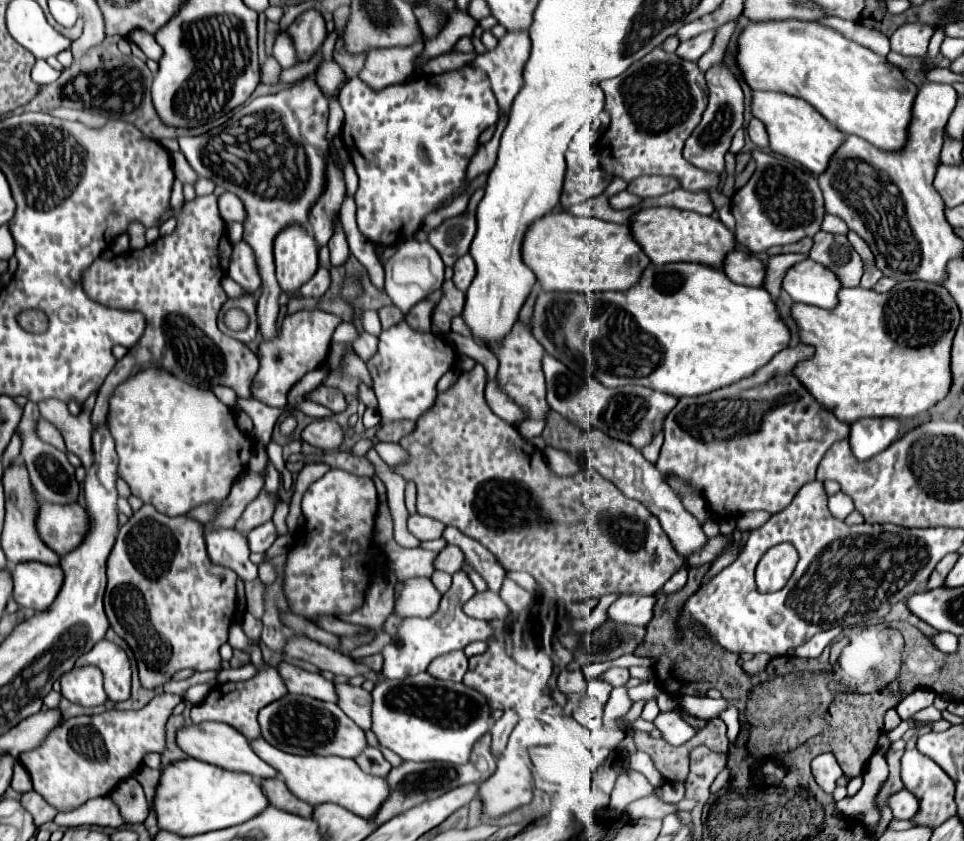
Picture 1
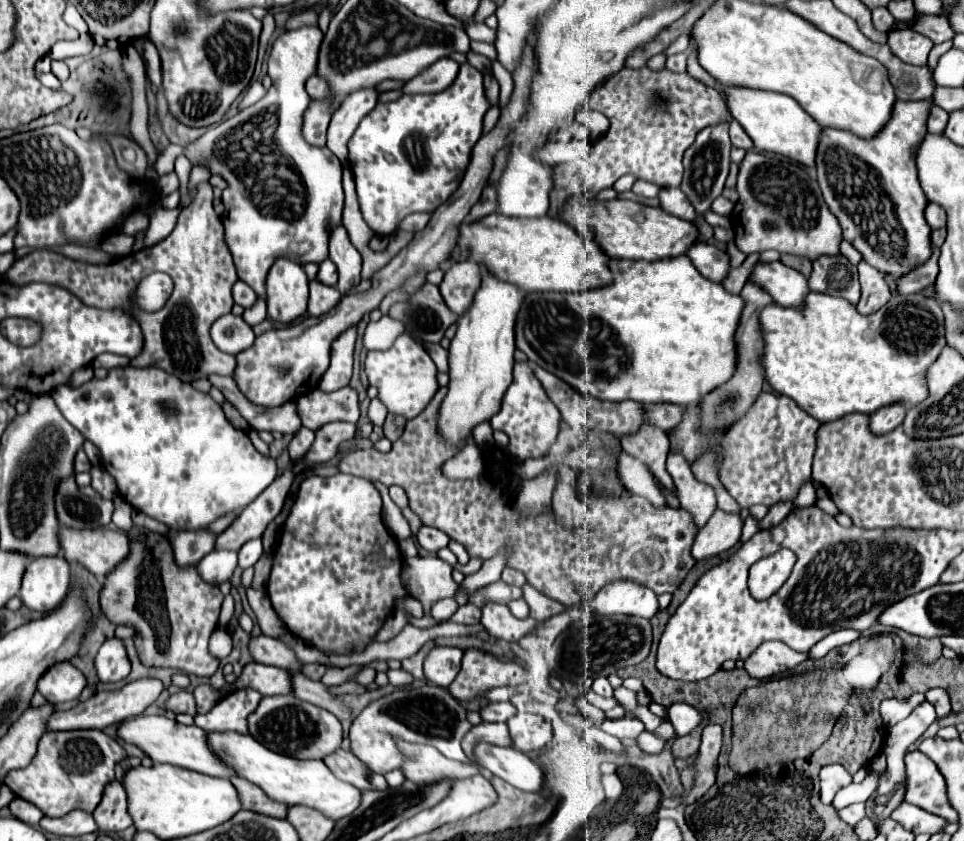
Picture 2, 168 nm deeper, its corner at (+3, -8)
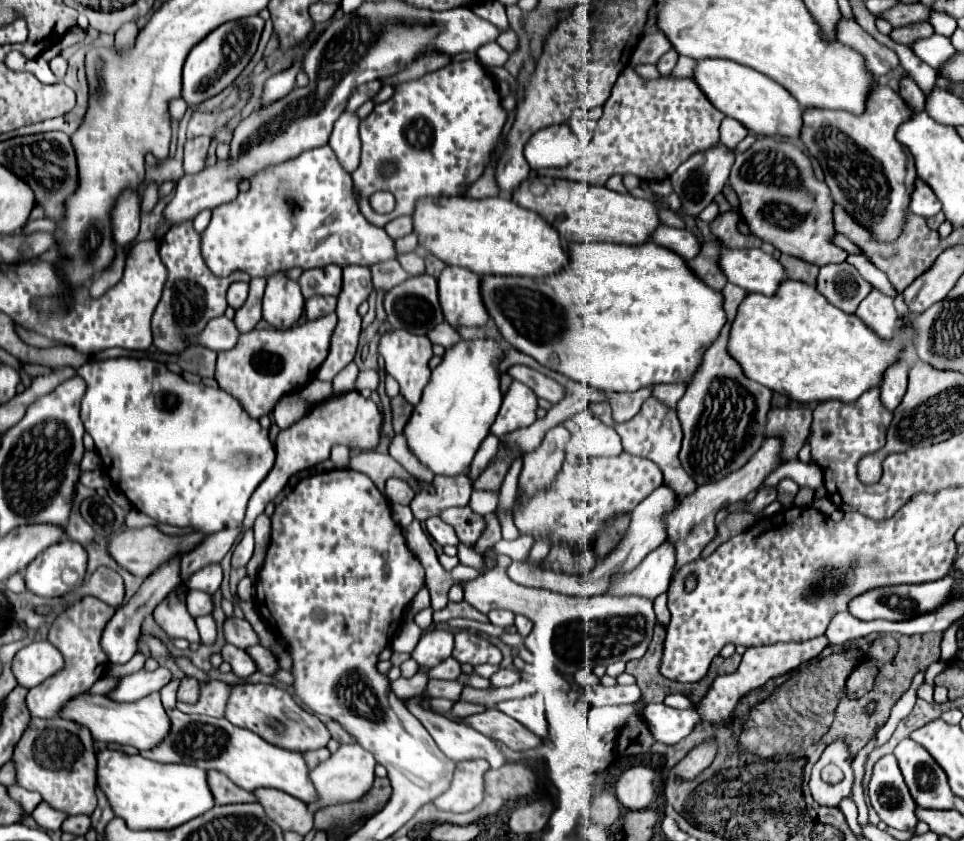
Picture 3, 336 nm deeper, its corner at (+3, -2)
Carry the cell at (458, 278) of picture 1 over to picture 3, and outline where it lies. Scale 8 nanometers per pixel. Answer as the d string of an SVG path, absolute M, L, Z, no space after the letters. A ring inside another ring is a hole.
M446 266L438 278L438 296L450 326L486 326L480 274L462 266Z

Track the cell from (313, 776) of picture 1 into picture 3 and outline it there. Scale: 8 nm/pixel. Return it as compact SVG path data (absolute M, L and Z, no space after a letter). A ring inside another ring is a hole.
M172 710L168 714L170 720L174 722L174 734L170 734L170 738L166 738L166 742L158 750L140 752L142 756L156 762L176 762L176 764L192 764L202 770L222 770L226 776L238 782L238 786L250 792L258 788L276 788L302 802L318 800L318 790L310 780L310 768L300 752L272 746L258 734L230 724L226 718L220 720L212 716L182 714L180 710Z

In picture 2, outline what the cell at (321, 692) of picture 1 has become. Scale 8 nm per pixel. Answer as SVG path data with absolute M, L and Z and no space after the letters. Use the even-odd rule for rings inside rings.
M248 662L242 668L242 674L236 678L234 688L254 688L262 696L274 696L274 694L290 694L290 674L282 668L266 666Z

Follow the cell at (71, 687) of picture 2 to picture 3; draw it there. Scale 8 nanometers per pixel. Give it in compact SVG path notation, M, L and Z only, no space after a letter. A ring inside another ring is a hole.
M32 642L12 660L12 672L20 686L34 688L64 668L64 656L50 642Z

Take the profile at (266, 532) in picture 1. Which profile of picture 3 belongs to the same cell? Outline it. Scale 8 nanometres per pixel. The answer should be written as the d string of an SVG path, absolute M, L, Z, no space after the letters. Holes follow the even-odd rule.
M252 530L246 532L242 536L242 540L236 544L234 548L234 554L232 554L232 568L236 566L246 566L248 560L252 558L252 552L254 552L254 534Z

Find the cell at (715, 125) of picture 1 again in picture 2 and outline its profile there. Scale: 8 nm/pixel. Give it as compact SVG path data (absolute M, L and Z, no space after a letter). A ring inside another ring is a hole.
M728 124L708 126L698 136L696 142L684 152L684 178L680 184L680 190L686 194L690 204L694 204L694 210L698 214L704 214L710 210L714 198L718 198L724 190L724 182L728 178L730 170L730 136L728 136Z

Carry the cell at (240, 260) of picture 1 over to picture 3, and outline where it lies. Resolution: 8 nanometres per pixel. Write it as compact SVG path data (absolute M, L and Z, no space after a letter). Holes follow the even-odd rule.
M234 282L230 288L228 288L228 304L238 310L248 298L248 284L246 282Z

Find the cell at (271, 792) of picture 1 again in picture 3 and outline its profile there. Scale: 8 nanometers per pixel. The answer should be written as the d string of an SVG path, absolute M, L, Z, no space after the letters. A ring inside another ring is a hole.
M210 770L210 788L214 790L214 798L218 804L238 804L238 802L258 802L254 792L242 790L236 786L226 774L218 770Z

